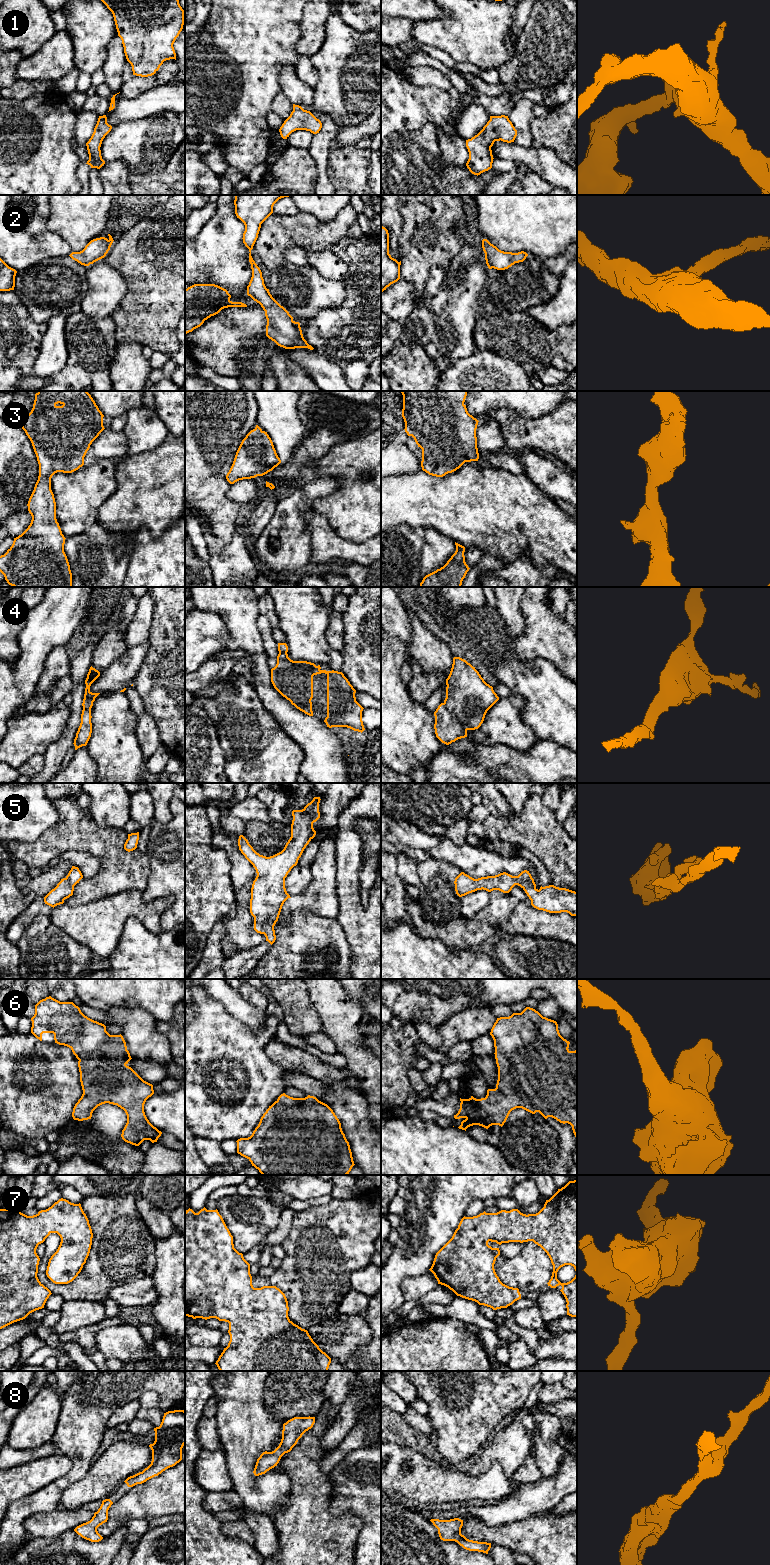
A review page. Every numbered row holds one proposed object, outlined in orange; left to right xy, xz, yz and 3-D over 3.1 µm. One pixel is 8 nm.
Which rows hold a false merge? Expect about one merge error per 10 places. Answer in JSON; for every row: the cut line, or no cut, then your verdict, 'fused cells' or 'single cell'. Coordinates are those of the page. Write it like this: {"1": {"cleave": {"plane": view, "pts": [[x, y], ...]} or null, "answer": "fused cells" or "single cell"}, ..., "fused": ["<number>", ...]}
{"1": {"cleave": null, "answer": "single cell"}, "2": {"cleave": null, "answer": "single cell"}, "3": {"cleave": null, "answer": "single cell"}, "4": {"cleave": null, "answer": "single cell"}, "5": {"cleave": null, "answer": "single cell"}, "6": {"cleave": null, "answer": "single cell"}, "7": {"cleave": null, "answer": "single cell"}, "8": {"cleave": null, "answer": "single cell"}, "fused": []}

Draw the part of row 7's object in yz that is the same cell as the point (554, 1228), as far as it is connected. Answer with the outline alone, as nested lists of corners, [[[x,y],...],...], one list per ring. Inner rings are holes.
[[[577,1180],[569,1181],[564,1187],[549,1199],[546,1200],[544,1207],[536,1214],[523,1214],[518,1209],[510,1211],[501,1210],[497,1213],[480,1213],[473,1217],[463,1217],[455,1230],[452,1238],[436,1253],[433,1264],[429,1269],[438,1281],[438,1284],[444,1285],[452,1290],[457,1296],[477,1302],[493,1310],[507,1308],[515,1301],[521,1299],[518,1288],[509,1287],[503,1284],[497,1276],[494,1264],[496,1258],[500,1255],[499,1248],[492,1248],[488,1242],[502,1243],[509,1242],[528,1242],[533,1241],[540,1246],[549,1256],[553,1265],[551,1279],[547,1283],[551,1288],[561,1285],[560,1290],[566,1299],[567,1315],[577,1317]],[[571,1265],[576,1271],[575,1277],[567,1282],[561,1283],[557,1279],[558,1270]]]

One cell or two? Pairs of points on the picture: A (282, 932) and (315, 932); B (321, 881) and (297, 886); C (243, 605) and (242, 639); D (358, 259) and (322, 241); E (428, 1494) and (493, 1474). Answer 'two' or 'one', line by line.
A: one
B: two
C: one
D: two
E: one

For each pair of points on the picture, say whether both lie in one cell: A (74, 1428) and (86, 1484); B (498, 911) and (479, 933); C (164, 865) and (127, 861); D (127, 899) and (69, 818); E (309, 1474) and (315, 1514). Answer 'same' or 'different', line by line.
A: different
B: same
C: different
D: different
E: same

